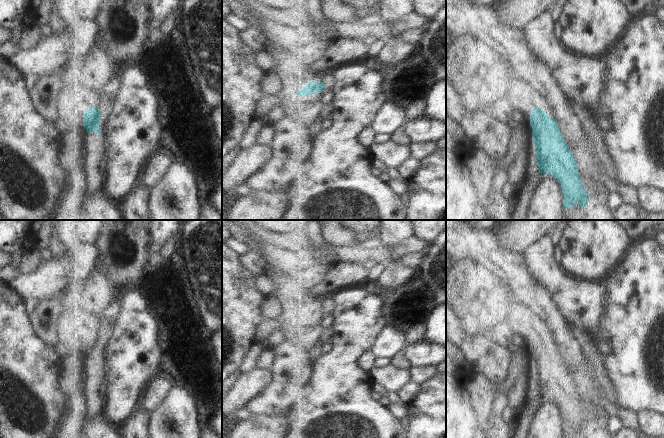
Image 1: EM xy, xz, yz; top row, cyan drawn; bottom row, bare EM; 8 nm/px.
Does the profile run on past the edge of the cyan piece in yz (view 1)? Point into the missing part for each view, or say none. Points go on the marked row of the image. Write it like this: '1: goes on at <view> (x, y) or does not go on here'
1: goes on at yz (510, 95)

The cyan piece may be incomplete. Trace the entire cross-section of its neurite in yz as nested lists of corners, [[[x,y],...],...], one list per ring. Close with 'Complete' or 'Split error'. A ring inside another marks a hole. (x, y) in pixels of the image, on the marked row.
[[[499,82],[499,104],[505,112],[509,107],[532,112],[530,124],[539,173],[552,175],[561,184],[564,209],[571,209],[576,203],[585,209],[590,198],[583,187],[578,163],[558,129],[557,120],[535,107],[515,82]]]. Split error.

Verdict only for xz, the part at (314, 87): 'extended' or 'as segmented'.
extended

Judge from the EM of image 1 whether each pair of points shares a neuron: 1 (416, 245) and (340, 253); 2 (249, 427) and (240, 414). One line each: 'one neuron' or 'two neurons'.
1: one neuron
2: two neurons

